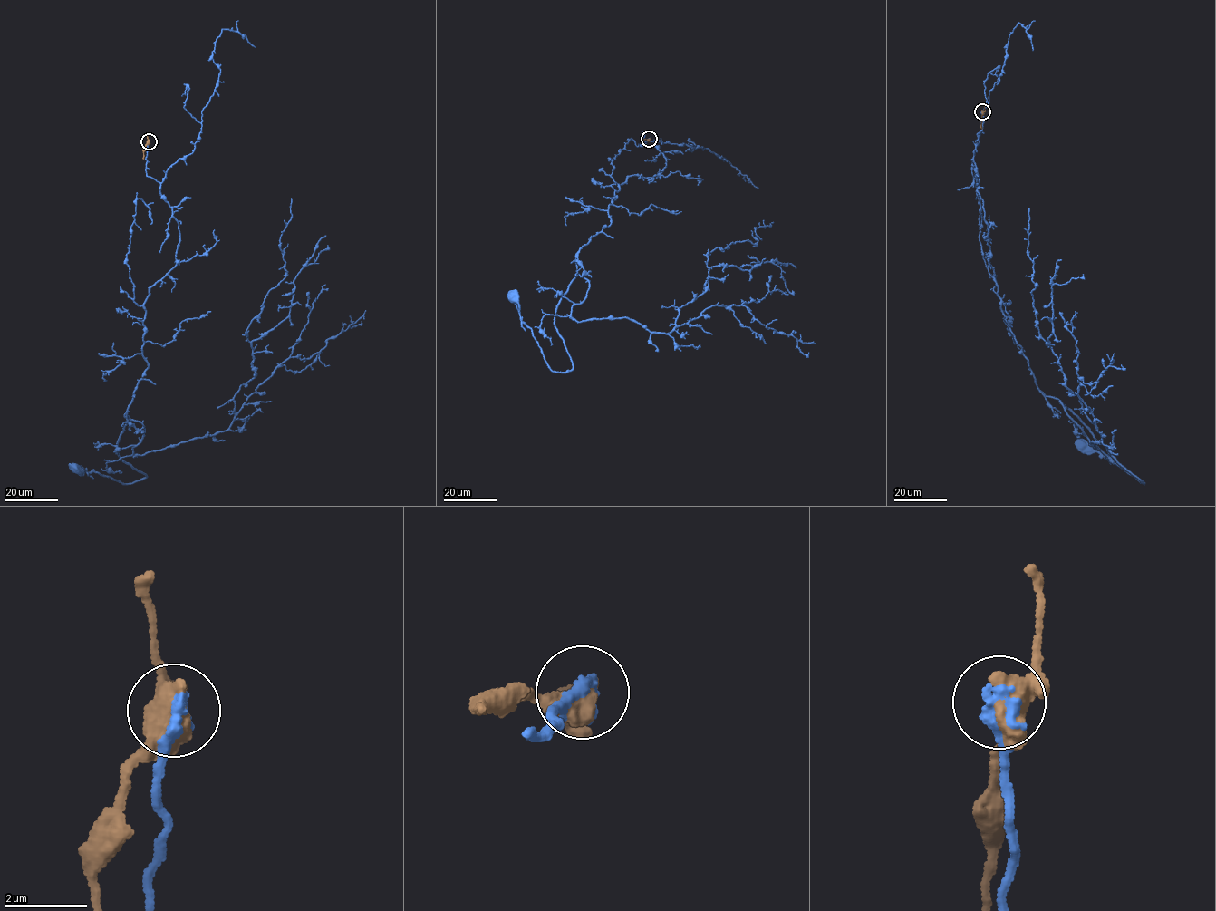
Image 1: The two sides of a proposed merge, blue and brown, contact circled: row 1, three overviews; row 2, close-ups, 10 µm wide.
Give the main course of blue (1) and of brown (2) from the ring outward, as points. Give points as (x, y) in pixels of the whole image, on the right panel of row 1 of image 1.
1: (982, 111), (974, 155), (977, 191), (1005, 323), (1037, 389), (1056, 398), (1144, 483), (1081, 445)
2: (982, 111), (981, 129)

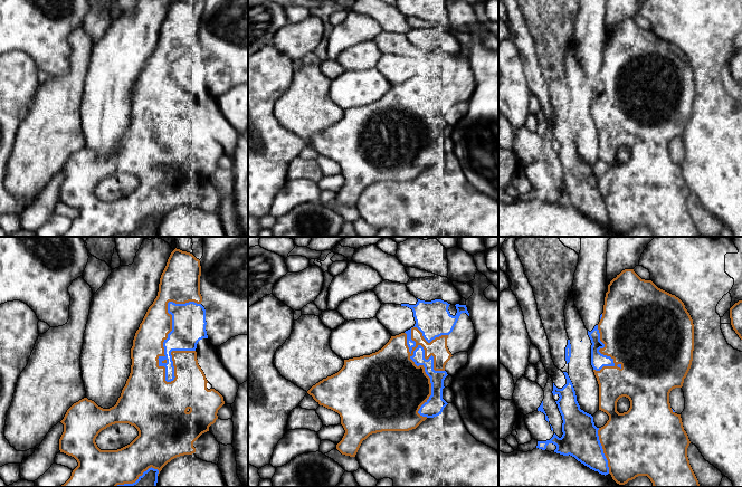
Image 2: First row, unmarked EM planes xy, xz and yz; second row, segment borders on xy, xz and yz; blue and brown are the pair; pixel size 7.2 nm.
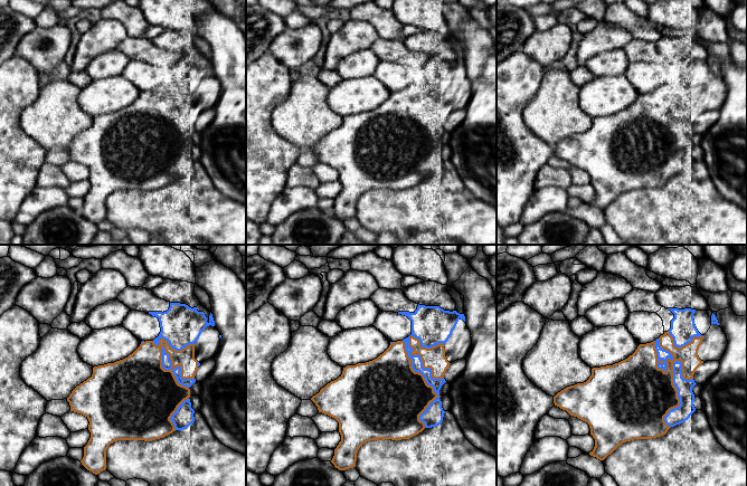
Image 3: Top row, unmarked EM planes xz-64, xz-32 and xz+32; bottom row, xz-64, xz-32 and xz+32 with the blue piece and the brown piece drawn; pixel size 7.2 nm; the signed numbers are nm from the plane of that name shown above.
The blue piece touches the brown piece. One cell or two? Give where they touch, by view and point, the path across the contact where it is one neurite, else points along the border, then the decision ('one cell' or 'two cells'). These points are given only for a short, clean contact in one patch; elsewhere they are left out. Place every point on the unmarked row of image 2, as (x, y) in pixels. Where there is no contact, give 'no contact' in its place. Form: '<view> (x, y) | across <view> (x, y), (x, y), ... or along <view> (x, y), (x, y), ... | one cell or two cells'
xz (425, 121) | two cells

